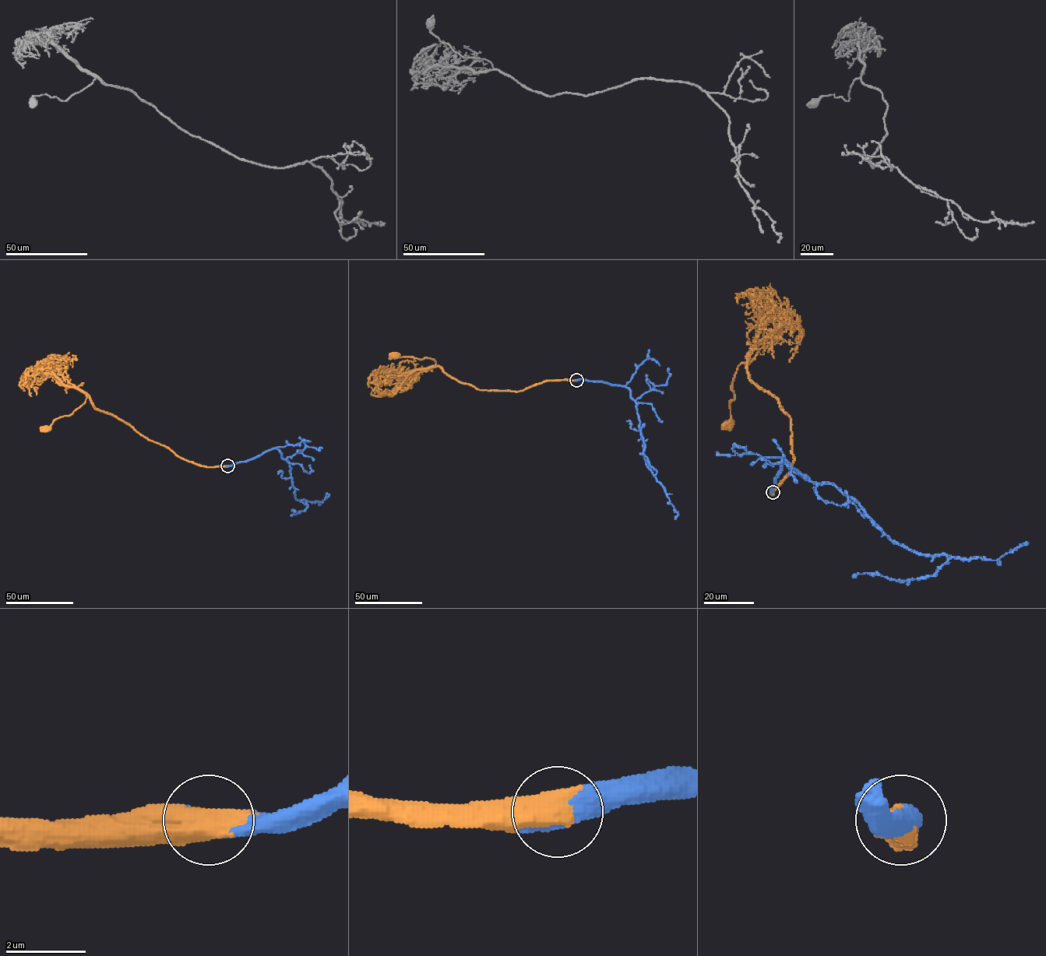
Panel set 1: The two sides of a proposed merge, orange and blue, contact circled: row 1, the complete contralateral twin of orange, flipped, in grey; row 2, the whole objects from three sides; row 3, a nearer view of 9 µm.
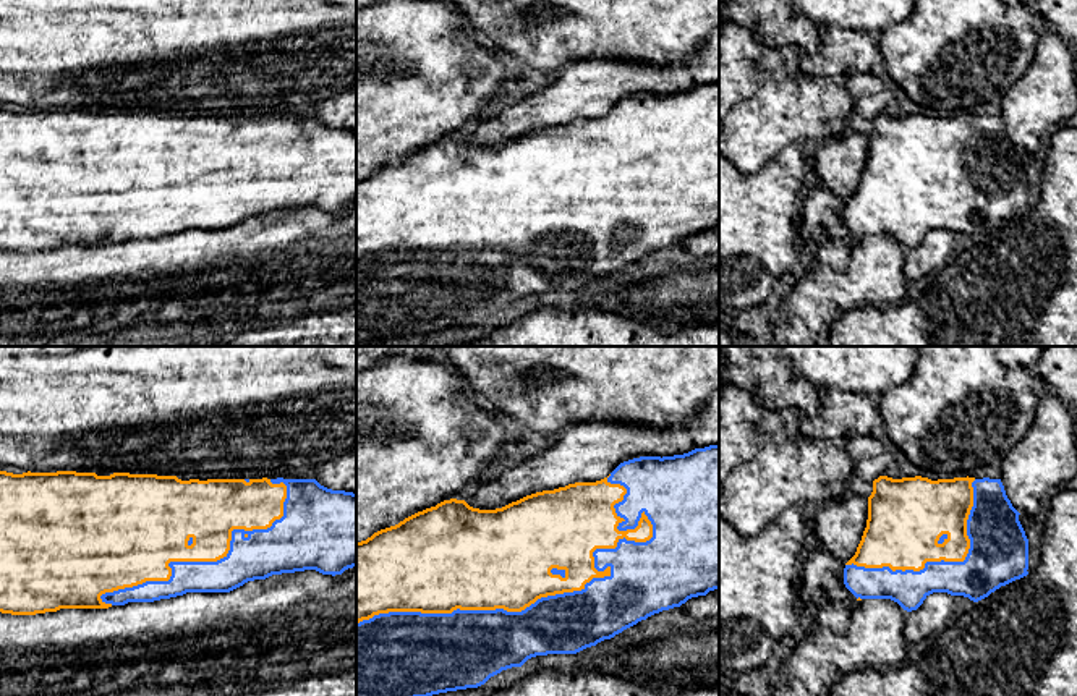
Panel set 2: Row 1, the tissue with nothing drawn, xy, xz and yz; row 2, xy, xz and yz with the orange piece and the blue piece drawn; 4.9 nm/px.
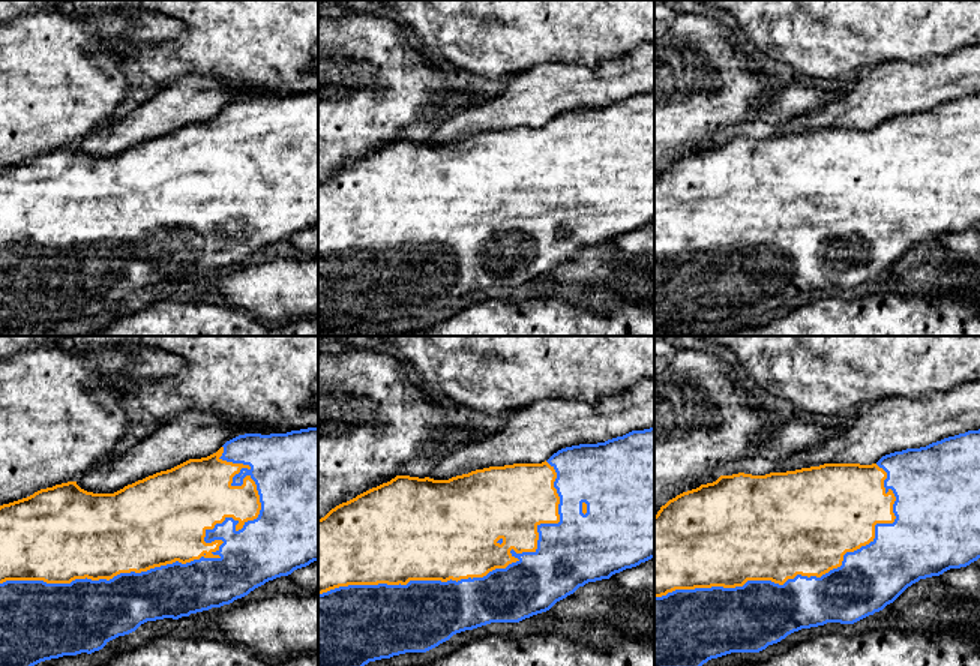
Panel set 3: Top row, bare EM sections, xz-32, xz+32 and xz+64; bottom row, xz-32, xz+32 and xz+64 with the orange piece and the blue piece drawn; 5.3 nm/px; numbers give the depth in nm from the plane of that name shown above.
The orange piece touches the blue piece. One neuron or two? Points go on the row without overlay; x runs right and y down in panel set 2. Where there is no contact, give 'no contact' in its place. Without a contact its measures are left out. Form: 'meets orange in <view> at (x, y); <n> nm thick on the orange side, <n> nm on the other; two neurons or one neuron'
meets orange in xz at (535, 238); 460 nm thick on the orange side, 300 nm on the other; one neuron

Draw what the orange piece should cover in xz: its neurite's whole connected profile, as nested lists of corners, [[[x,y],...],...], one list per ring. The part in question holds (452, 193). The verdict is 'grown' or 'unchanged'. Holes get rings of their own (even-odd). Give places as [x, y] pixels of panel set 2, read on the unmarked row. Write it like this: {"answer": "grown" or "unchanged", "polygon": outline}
{"answer": "grown", "polygon": [[[719,83],[674,94],[633,95],[601,118],[536,129],[496,147],[473,146],[457,136],[444,138],[356,180],[356,346],[392,346],[415,335],[478,325],[502,308],[521,304],[531,295],[577,291],[654,251],[680,244],[714,227],[719,227]]]}

